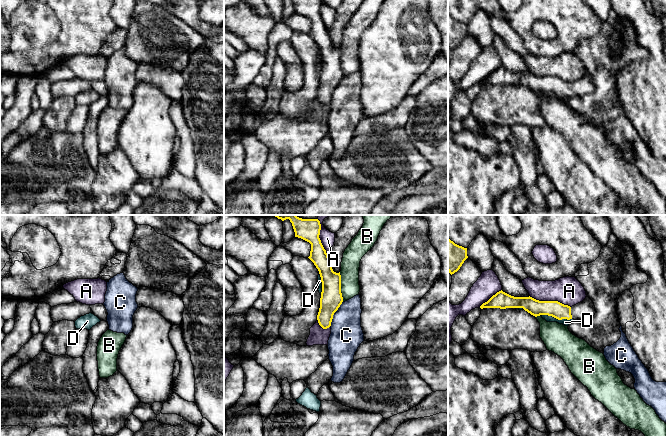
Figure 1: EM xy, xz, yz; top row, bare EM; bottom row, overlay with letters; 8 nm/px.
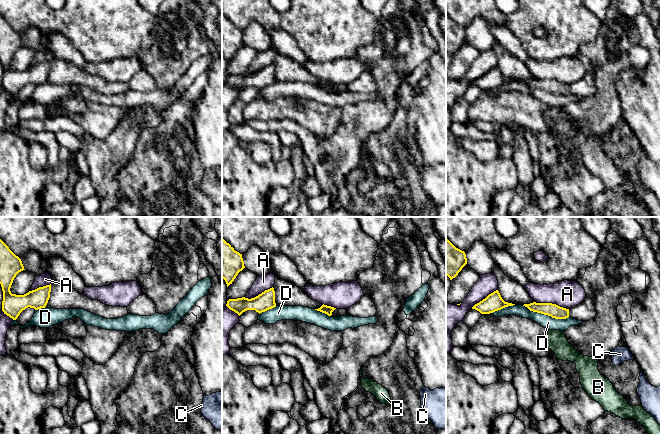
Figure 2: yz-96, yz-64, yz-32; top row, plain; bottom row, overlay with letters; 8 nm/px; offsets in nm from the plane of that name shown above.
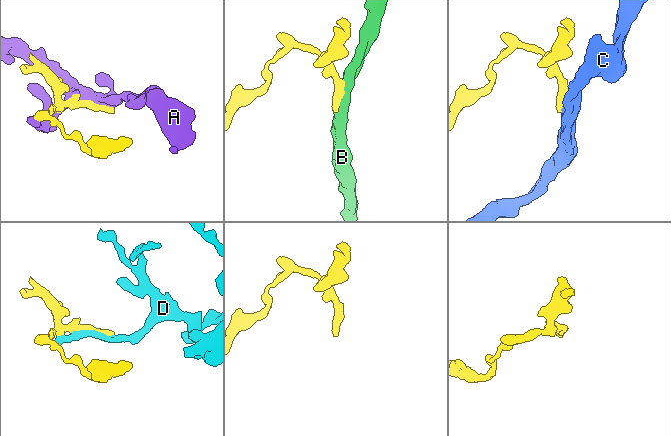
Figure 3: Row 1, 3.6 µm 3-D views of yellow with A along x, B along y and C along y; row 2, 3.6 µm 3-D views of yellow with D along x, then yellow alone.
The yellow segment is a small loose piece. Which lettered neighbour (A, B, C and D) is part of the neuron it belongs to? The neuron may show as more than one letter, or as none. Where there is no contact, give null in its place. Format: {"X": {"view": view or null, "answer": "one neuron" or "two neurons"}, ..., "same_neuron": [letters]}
{"A": {"view": "yz", "answer": "two neurons"}, "B": {"view": "xz", "answer": "two neurons"}, "C": {"view": "xz", "answer": "two neurons"}, "D": {"view": "yz", "answer": "two neurons"}, "same_neuron": []}

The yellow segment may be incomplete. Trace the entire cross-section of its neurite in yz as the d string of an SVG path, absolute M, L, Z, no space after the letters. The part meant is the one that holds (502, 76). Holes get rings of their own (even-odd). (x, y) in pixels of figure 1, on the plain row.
M502 66L483 79L480 84L523 84L535 93L548 91L558 96L574 95L576 97L592 94L596 89L593 77L587 72L582 78L570 83L558 77L539 77L530 72L514 73Z

